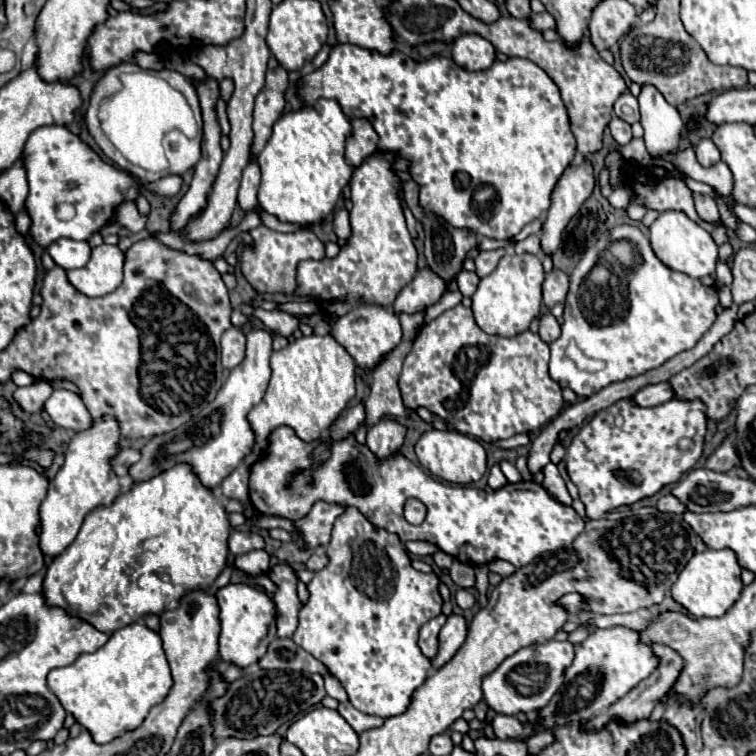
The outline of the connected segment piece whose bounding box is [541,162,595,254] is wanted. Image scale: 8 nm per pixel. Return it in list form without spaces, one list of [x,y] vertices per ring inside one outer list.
[[[583,162],[581,166],[569,166],[567,172],[563,172],[551,196],[551,208],[543,224],[541,248],[547,254],[553,254],[559,248],[561,234],[567,222],[577,214],[581,204],[589,198],[593,186],[595,186],[595,176],[589,162]]]

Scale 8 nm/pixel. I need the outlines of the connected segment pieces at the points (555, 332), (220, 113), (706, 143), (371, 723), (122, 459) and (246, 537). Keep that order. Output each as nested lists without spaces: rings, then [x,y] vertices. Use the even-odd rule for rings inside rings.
[[[551,312],[543,314],[541,320],[539,320],[539,336],[541,336],[547,344],[551,344],[553,340],[559,338],[559,332],[561,332],[561,328],[559,328],[559,322],[555,320],[555,316],[553,316]]]
[[[219,96],[219,100],[217,101],[216,108],[217,108],[217,116],[218,116],[219,124],[221,126],[222,134],[228,136],[230,131],[230,123],[227,117],[226,104],[225,102],[223,102],[221,96]]]
[[[703,138],[695,144],[695,154],[697,154],[697,160],[701,166],[713,166],[719,162],[719,150],[717,146],[709,140],[709,138]]]
[[[349,702],[339,704],[337,712],[353,726],[353,730],[355,730],[357,734],[361,734],[361,732],[365,732],[365,730],[369,730],[369,728],[377,728],[377,726],[383,724],[383,718],[363,714],[363,712],[359,712],[357,708],[353,708]]]
[[[125,448],[119,456],[115,456],[115,460],[113,460],[113,468],[115,468],[117,476],[125,478],[125,476],[129,474],[129,468],[131,468],[133,464],[137,464],[139,460],[141,460],[141,452],[139,452],[139,450]]]
[[[233,530],[229,536],[229,550],[237,556],[245,554],[249,550],[263,548],[263,546],[265,546],[265,542],[255,530]]]

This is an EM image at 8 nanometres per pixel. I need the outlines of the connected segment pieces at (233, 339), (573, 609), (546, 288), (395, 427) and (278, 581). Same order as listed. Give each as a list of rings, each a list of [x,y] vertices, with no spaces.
[[[229,328],[223,338],[221,338],[221,348],[223,348],[223,366],[225,368],[235,368],[243,360],[245,352],[245,334],[241,328]]]
[[[567,594],[567,596],[563,596],[561,604],[563,604],[571,614],[577,614],[579,610],[585,610],[585,600],[583,600],[579,594]]]
[[[553,270],[547,274],[545,282],[543,282],[543,304],[547,308],[553,308],[559,302],[565,302],[569,290],[569,278],[565,272],[561,270]]]
[[[389,418],[381,420],[379,424],[367,430],[367,446],[379,460],[397,454],[403,444],[403,438],[405,438],[405,428]]]
[[[275,564],[269,574],[267,574],[277,590],[275,590],[275,608],[277,608],[277,634],[279,638],[289,638],[293,636],[293,632],[297,630],[297,614],[299,614],[299,608],[301,608],[301,602],[299,602],[299,596],[297,596],[297,574],[291,566],[287,564]]]

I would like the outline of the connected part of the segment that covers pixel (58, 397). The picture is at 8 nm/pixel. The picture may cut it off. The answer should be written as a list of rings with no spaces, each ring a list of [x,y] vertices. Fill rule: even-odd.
[[[55,388],[53,394],[45,402],[45,410],[49,412],[51,420],[67,430],[83,430],[91,426],[91,414],[87,412],[83,400],[65,388]]]

